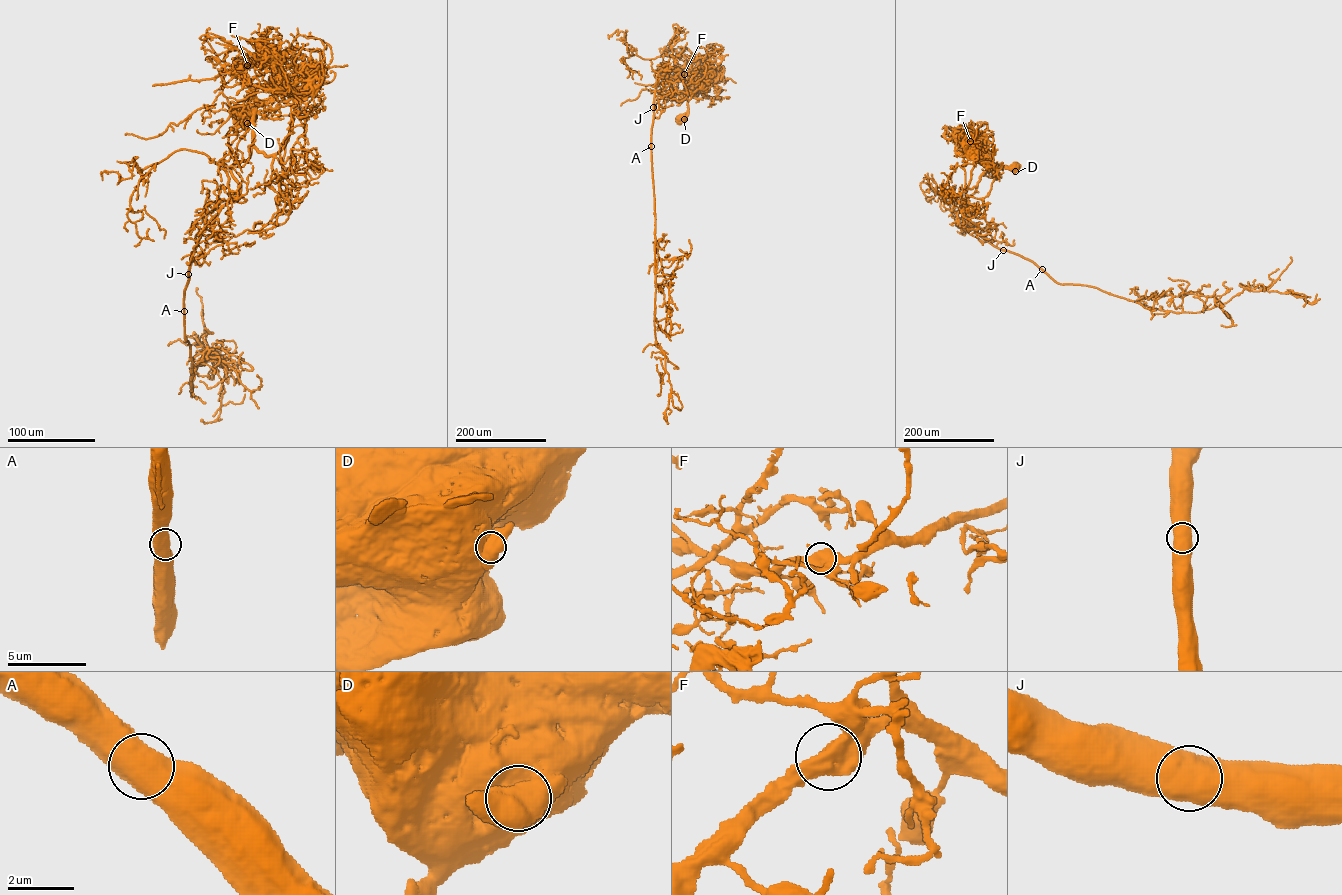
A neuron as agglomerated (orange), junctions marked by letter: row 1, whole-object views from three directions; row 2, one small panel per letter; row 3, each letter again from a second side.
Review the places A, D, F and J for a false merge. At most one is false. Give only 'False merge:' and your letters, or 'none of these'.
False merge: none of these

